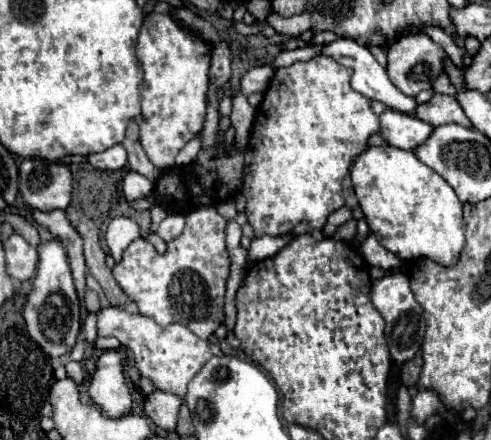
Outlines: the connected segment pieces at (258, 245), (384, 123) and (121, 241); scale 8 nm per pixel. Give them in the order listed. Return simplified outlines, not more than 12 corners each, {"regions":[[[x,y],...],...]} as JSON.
{"regions":[[[286,236],[254,238],[248,258],[258,262],[276,256],[290,242]],[[396,110],[380,114],[386,144],[414,150],[432,126]],[[114,218],[106,242],[118,262],[128,244],[144,234],[134,220]]]}

